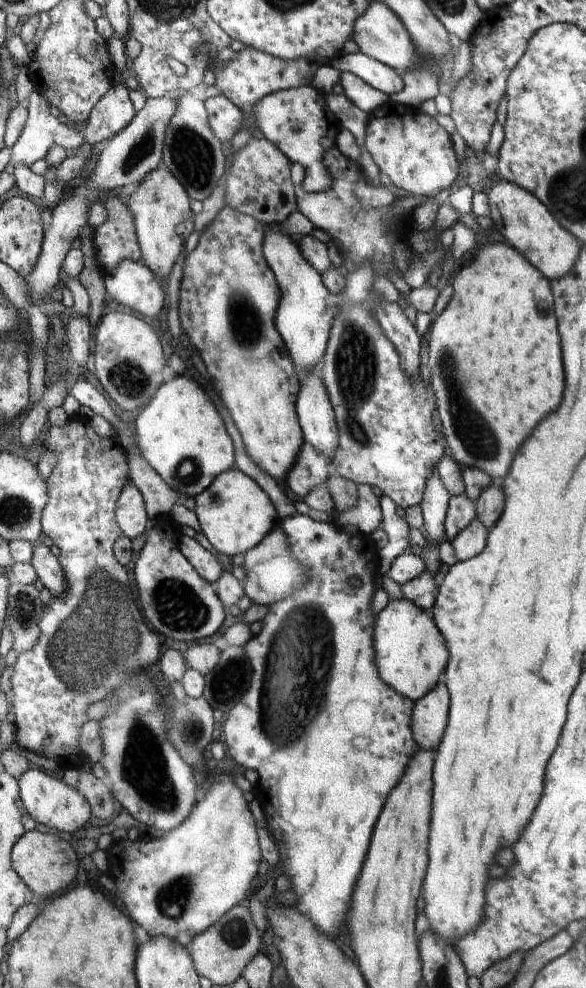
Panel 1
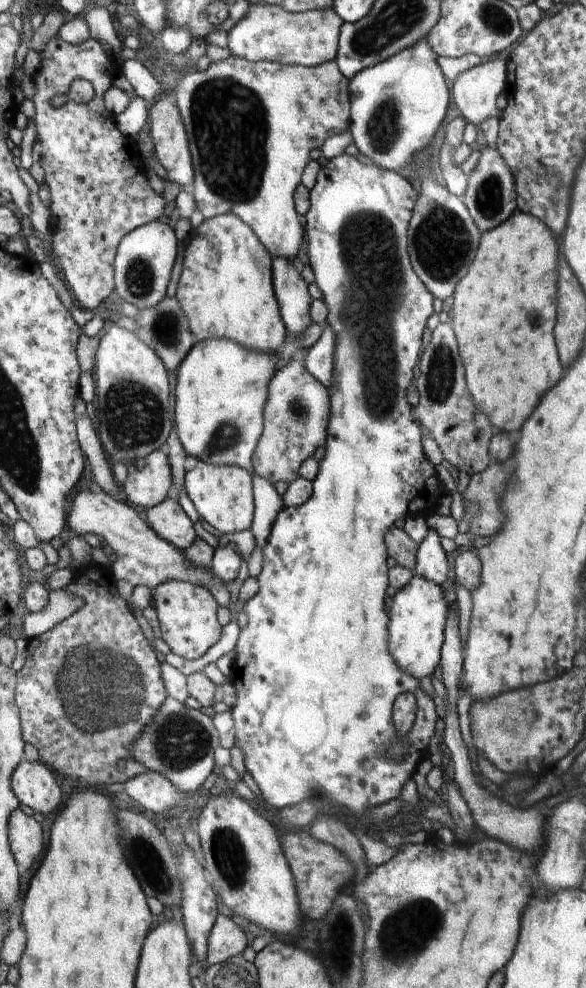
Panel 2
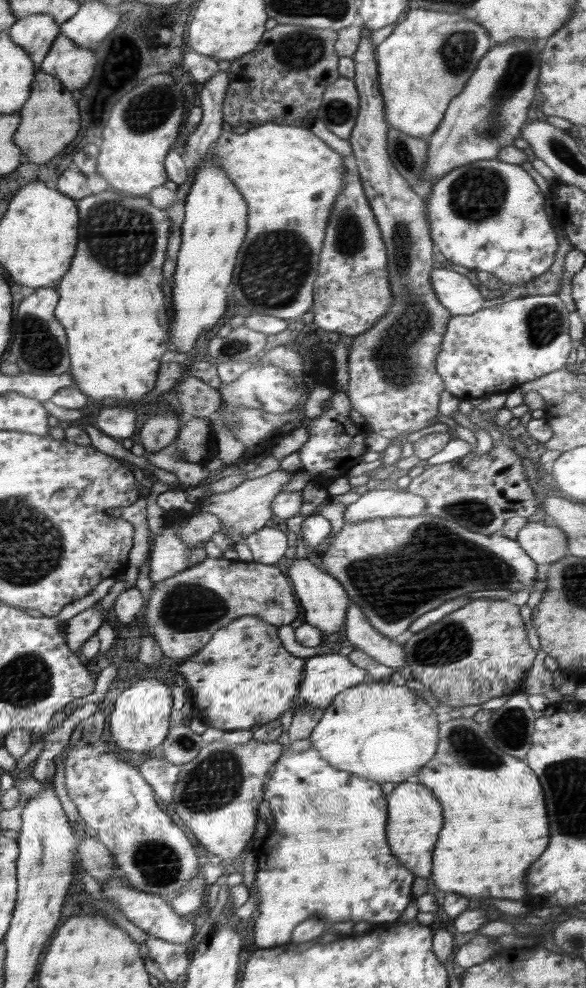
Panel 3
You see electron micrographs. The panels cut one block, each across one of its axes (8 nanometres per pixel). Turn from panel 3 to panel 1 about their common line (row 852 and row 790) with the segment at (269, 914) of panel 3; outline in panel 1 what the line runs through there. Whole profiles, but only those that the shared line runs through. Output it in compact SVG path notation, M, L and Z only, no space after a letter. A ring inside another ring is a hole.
M292 513L282 518L278 517L276 526L281 529L289 553L303 567L308 567L311 573L309 576L310 580L301 589L267 604L267 612L264 619L261 620L262 627L260 631L250 637L249 641L243 646L250 663L248 688L240 697L240 700L224 716L224 726L221 728L222 732L224 732L224 742L227 742L230 758L243 769L252 770L252 772L258 774L259 780L257 786L259 790L265 792L263 803L267 822L270 825L269 830L271 834L274 834L278 852L280 852L280 856L286 862L284 864L286 876L294 880L296 894L302 900L300 904L296 904L298 906L296 909L302 914L308 914L310 916L309 920L313 922L314 926L322 934L330 936L330 934L336 934L336 930L346 924L348 902L352 898L354 884L356 884L358 874L362 870L362 864L364 864L364 858L366 858L366 852L368 852L368 844L370 844L370 836L372 836L372 828L374 828L374 824L378 820L378 814L382 812L383 804L386 802L389 792L398 784L400 777L404 774L406 765L420 750L417 742L414 740L411 727L414 702L398 694L387 684L384 684L380 680L380 676L378 676L378 670L376 670L375 650L372 648L372 640L373 626L375 625L377 615L372 611L371 602L372 597L377 591L378 549L371 535L350 534L347 531L339 530L334 523L319 523L312 519L311 516L304 516L298 513ZM362 704L364 704L366 712L370 710L370 714L364 714L366 716L364 722L368 724L365 736L370 736L370 742L368 742L366 748L358 750L352 743L354 732L348 728L348 722L352 720L350 712L356 712L356 708L362 708Z

